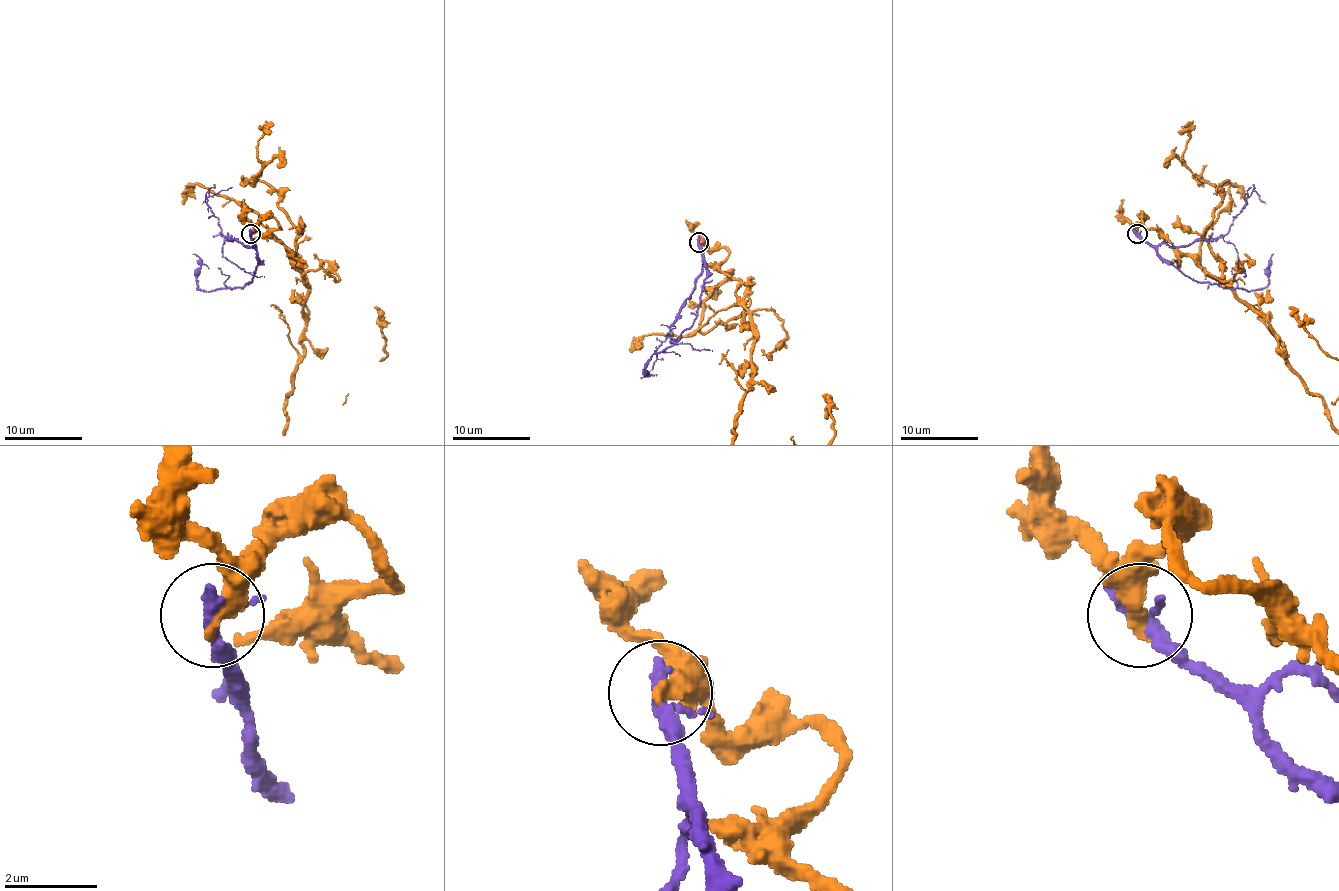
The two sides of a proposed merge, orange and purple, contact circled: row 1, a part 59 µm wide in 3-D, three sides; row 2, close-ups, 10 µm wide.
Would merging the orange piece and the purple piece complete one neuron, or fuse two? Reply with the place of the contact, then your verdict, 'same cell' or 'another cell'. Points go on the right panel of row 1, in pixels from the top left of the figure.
(1137, 233) | another cell

